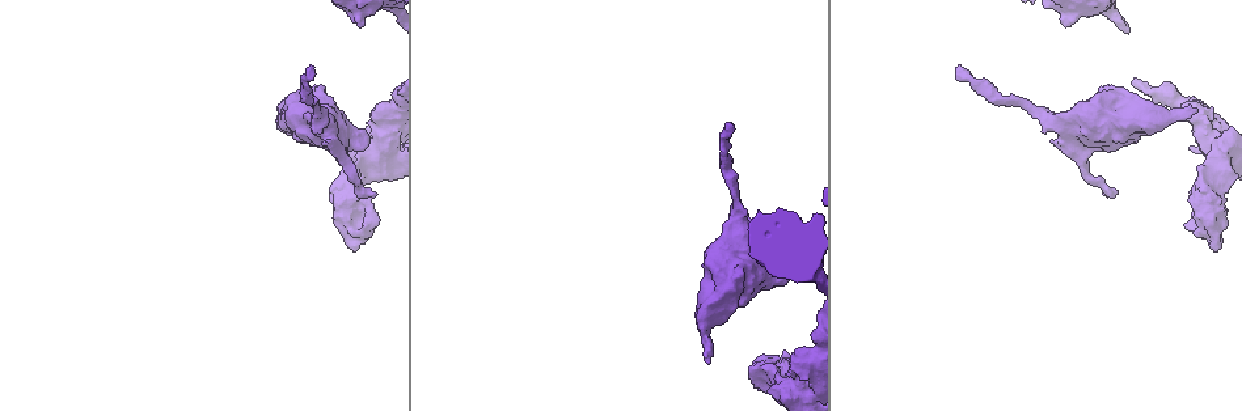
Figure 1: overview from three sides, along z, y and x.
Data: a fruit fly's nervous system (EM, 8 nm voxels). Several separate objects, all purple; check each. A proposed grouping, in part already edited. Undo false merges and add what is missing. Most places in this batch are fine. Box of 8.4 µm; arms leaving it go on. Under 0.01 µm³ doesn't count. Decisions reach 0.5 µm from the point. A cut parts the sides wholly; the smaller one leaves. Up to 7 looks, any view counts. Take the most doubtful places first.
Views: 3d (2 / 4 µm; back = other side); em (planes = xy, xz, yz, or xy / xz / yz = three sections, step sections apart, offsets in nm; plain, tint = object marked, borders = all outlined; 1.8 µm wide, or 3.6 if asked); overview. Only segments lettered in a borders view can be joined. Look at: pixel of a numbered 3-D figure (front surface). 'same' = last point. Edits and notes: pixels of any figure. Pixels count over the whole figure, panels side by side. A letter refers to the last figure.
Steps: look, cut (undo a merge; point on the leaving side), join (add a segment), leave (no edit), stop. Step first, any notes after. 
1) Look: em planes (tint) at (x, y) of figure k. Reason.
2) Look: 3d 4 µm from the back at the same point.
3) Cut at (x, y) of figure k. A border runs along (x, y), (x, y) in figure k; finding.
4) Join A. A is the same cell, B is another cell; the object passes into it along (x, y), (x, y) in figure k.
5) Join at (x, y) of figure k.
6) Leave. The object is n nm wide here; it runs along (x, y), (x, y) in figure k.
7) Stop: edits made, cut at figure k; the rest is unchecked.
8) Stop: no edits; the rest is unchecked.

Look: em planes (tint) at (1103, 191) of figure 1. Branch stops here.

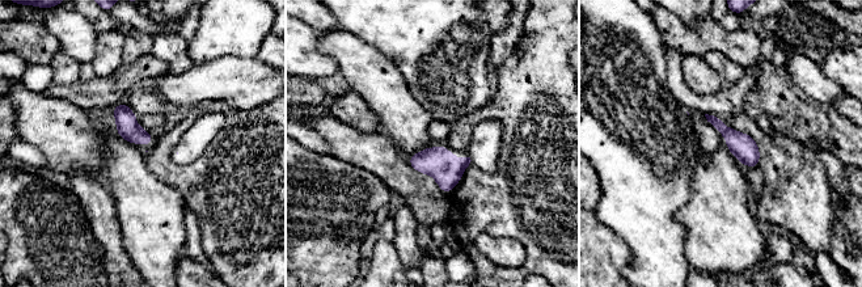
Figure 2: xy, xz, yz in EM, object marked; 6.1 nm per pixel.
Look: em planes (borders) at the same point.

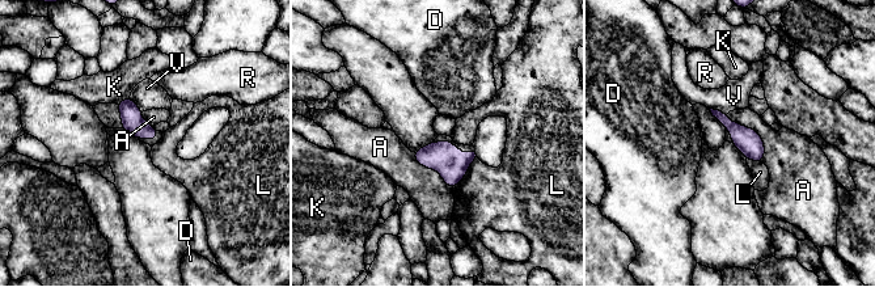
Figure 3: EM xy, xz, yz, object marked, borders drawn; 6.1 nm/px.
Leave. The object is 130 nm wide here; A, D, K, L, R and V are other cells; a border runs along (477, 157), (453, 188) in figure 3; none of them fits.

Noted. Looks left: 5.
Look: 3d 2 µm at (310, 64) of figure 1. Long arm stops here.

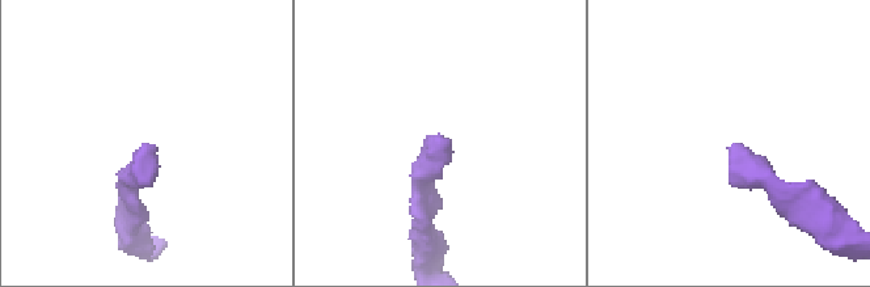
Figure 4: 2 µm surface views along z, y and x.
Look: em planes (borders) at (729, 148) of figure 4.

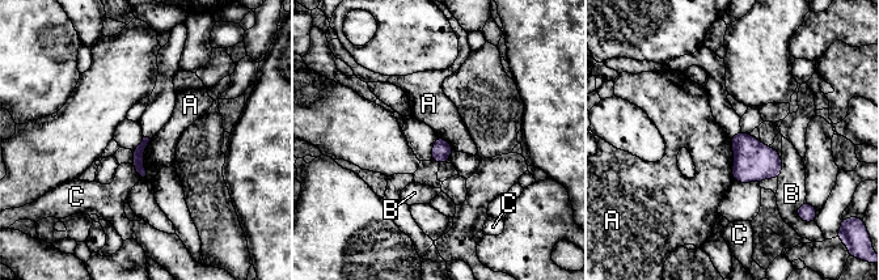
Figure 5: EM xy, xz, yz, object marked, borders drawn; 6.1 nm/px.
Leave. A, B and C are other cells; no lettered segment goes on from it.

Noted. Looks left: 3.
Look: em yz step 4 (tint) at (1194, 110) of figure 1. Free end.

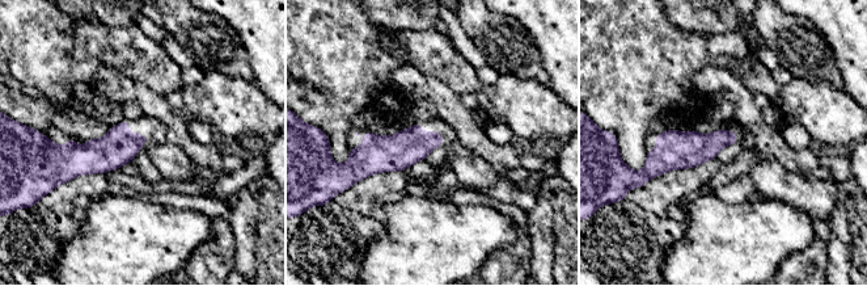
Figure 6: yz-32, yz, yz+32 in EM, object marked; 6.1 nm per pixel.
Look: em yz step 4 (borders) at the same point. What lies round it.

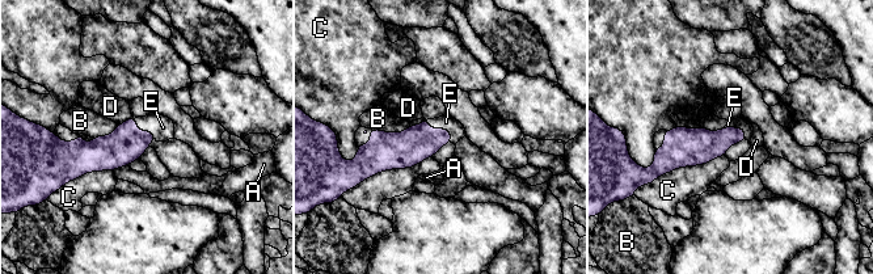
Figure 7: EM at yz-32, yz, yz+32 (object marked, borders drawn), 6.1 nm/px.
Join E. The longest contact is with C, 460 nm; E is the same cell, A, B, C and D are other cells; the neuron continues.

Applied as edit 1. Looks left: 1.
Stop: edits made, join at figure 7; the rest is unchecked.

